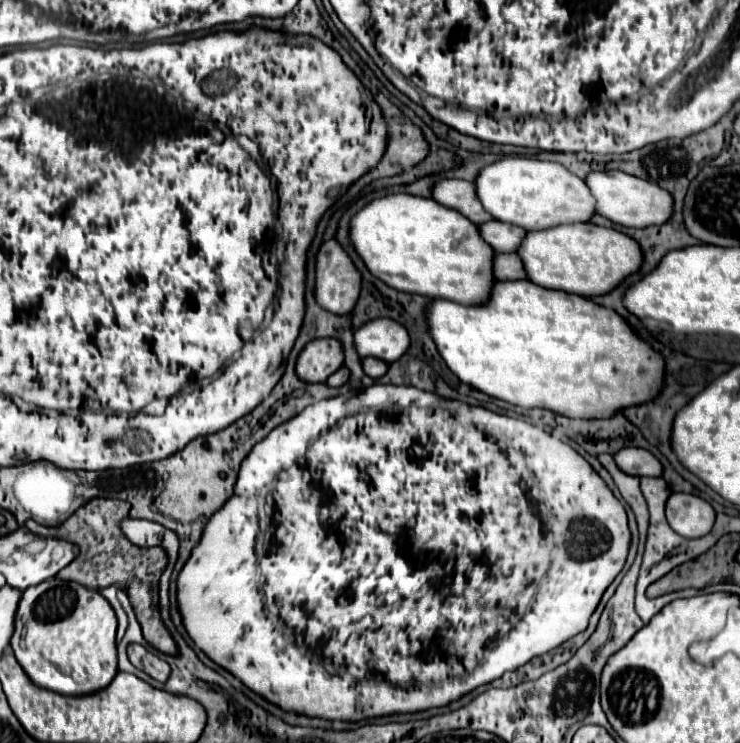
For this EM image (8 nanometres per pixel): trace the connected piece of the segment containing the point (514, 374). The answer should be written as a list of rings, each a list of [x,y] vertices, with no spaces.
[[[529,280],[495,282],[491,300],[483,306],[433,300],[427,310],[427,324],[437,350],[461,382],[513,406],[545,408],[567,418],[601,420],[615,416],[615,412],[627,406],[649,402],[663,390],[667,372],[663,354],[639,338],[615,310],[577,294],[537,286]]]

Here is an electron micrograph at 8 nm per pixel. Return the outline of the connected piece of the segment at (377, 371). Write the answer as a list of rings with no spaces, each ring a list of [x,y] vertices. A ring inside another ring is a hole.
[[[363,358],[363,370],[371,378],[379,378],[389,370],[389,364],[379,358]]]

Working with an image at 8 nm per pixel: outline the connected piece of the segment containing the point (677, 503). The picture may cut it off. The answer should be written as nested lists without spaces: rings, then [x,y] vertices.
[[[677,492],[667,500],[667,522],[681,536],[701,538],[711,532],[715,524],[715,510],[699,496]]]

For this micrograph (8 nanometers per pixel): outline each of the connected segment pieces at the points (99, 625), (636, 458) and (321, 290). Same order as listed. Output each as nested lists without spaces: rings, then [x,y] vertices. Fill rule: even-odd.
[[[47,580],[39,586],[31,586],[23,592],[19,602],[19,620],[15,624],[15,634],[11,638],[11,648],[15,658],[23,666],[23,670],[31,676],[31,680],[59,694],[67,696],[83,696],[107,688],[117,674],[117,646],[115,646],[115,630],[117,618],[111,604],[95,590],[89,590],[77,582],[65,580]]]
[[[623,448],[615,454],[619,468],[631,476],[661,476],[663,464],[645,448]]]
[[[337,240],[321,246],[317,256],[317,302],[335,314],[349,314],[359,298],[361,272]]]

